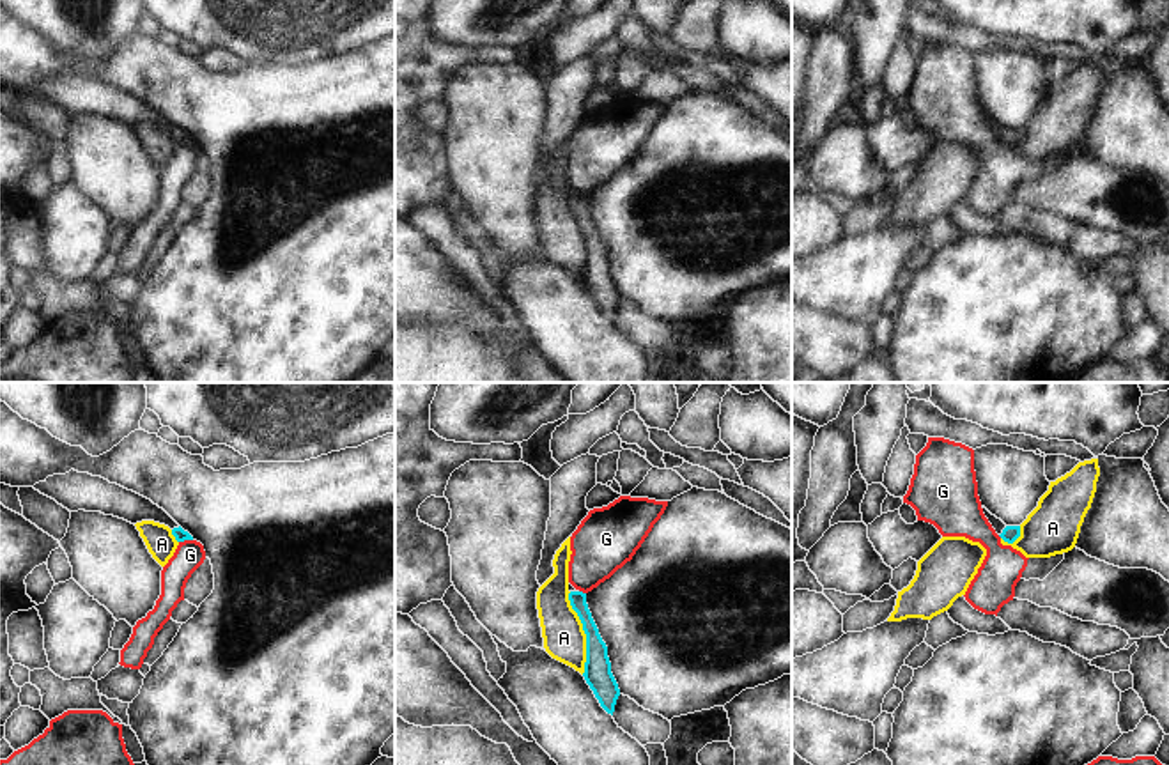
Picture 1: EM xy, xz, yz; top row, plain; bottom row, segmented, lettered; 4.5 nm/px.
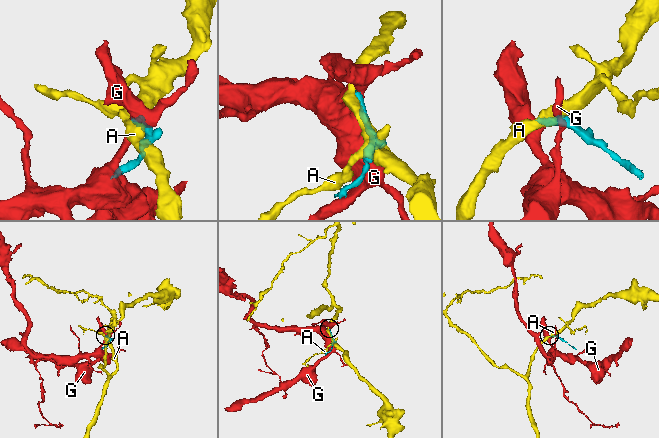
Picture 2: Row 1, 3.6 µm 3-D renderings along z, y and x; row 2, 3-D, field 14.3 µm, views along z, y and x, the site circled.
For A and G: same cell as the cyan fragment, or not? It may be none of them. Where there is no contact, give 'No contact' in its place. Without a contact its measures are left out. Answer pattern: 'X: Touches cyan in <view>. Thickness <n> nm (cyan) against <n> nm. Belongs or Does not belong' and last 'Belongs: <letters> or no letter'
A: Touches cyan in xz. Thickness 130 nm (cyan) against 190 nm. Does not belong
G: Touches cyan in xy. Thickness 60 nm (cyan) against 140 nm. Does not belong
Belongs: no letter.

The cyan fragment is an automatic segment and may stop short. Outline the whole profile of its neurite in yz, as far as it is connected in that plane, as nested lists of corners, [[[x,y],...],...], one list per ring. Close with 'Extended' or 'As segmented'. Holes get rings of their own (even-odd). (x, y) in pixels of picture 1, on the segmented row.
[[[985,506],[983,514],[988,519],[988,522],[992,524],[992,528],[995,529],[995,533],[1008,544],[1013,544],[1018,537],[1020,537],[1020,526],[1006,526],[1001,519],[997,519],[995,515],[992,515]]]. Extended.

